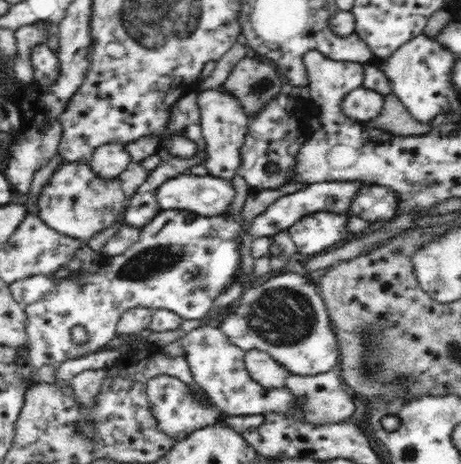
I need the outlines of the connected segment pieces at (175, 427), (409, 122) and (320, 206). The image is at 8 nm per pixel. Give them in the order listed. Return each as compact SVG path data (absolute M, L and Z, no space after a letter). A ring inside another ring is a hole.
M158 375L151 378L147 383L146 392L149 408L156 417L161 431L168 436L189 437L195 430L218 423L223 415L211 402L210 397L206 396L204 403L198 403L198 399L194 399L194 391L190 391L190 387L179 378L170 375Z
M393 93L384 96L384 106L382 106L381 116L374 121L364 122L369 130L378 128L379 130L390 131L393 136L419 137L432 130L430 125L420 123L408 113L404 103Z
M338 180L339 182L322 182L304 187L299 192L282 196L276 199L266 210L254 217L253 226L246 232L246 242L260 237L273 237L278 232L288 230L298 220L313 212L336 212L345 213L351 205L351 200L362 190L366 183L359 180Z

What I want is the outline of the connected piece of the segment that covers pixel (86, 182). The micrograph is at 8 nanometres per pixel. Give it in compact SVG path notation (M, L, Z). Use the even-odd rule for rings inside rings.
M64 162L49 176L38 196L37 217L64 236L86 241L114 224L125 203L122 182L118 178L98 178L98 175L94 175L94 171L90 170L89 163Z

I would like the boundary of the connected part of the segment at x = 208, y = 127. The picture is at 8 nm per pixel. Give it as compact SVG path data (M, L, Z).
M223 88L197 92L197 96L202 136L206 141L206 160L202 165L206 167L208 174L230 181L238 174L241 148L245 144L245 136L248 134L252 119L243 111L242 104L238 103L230 92L223 92Z

